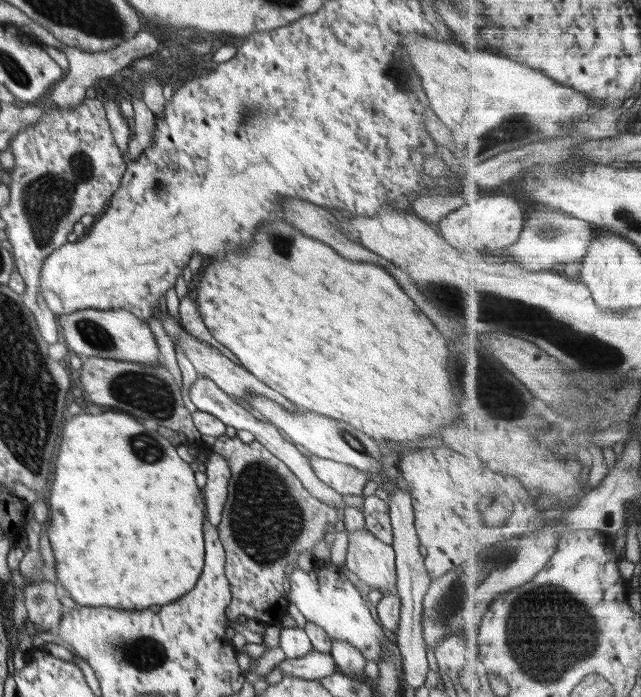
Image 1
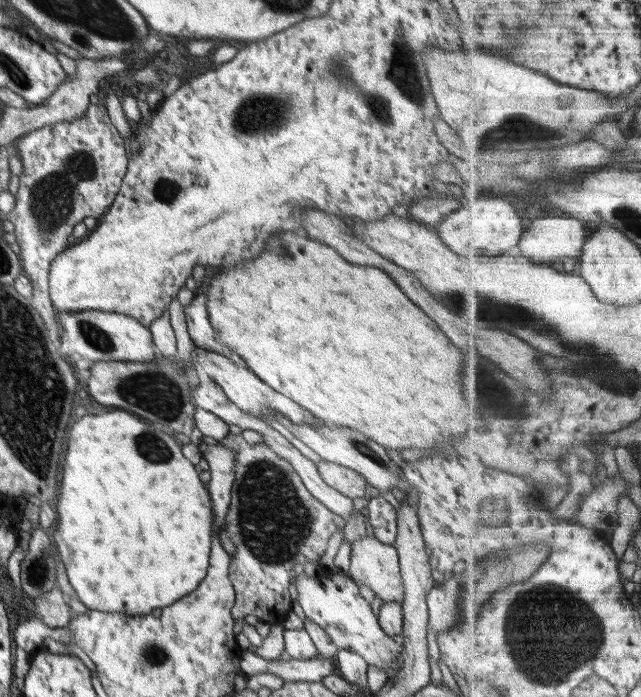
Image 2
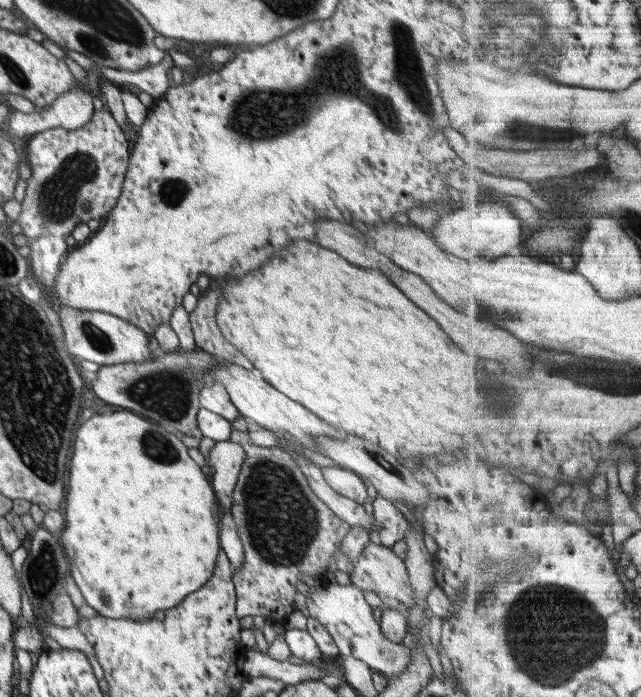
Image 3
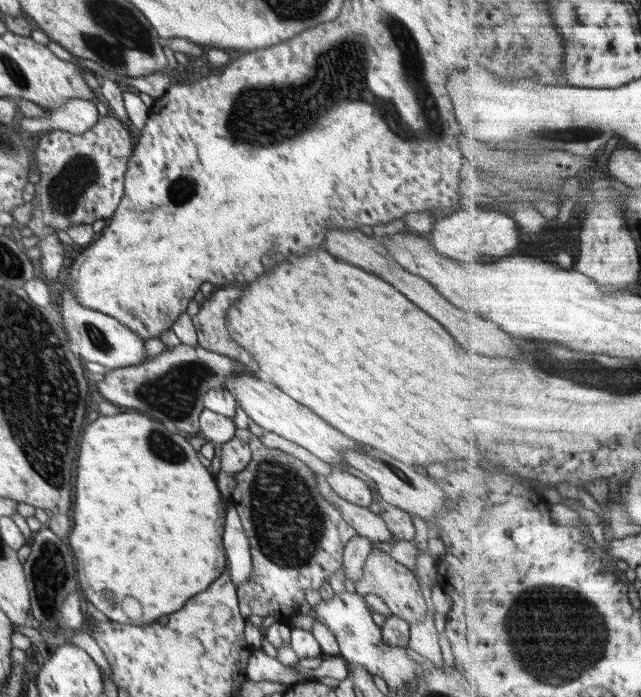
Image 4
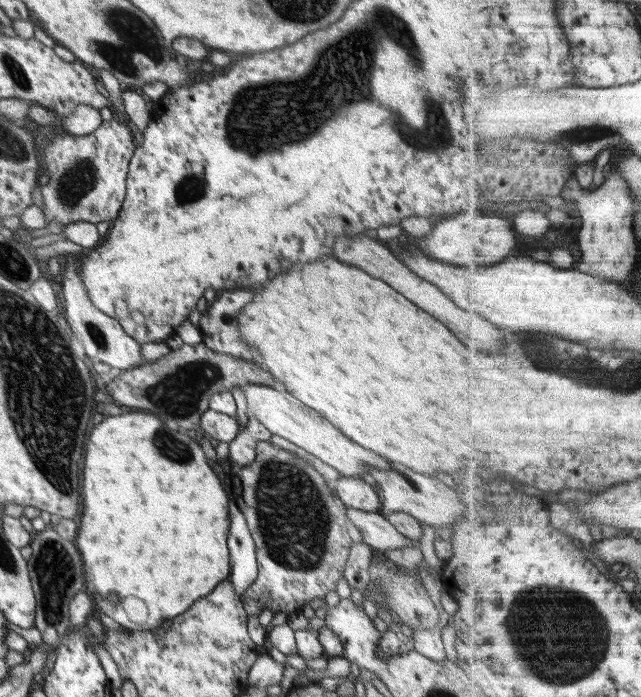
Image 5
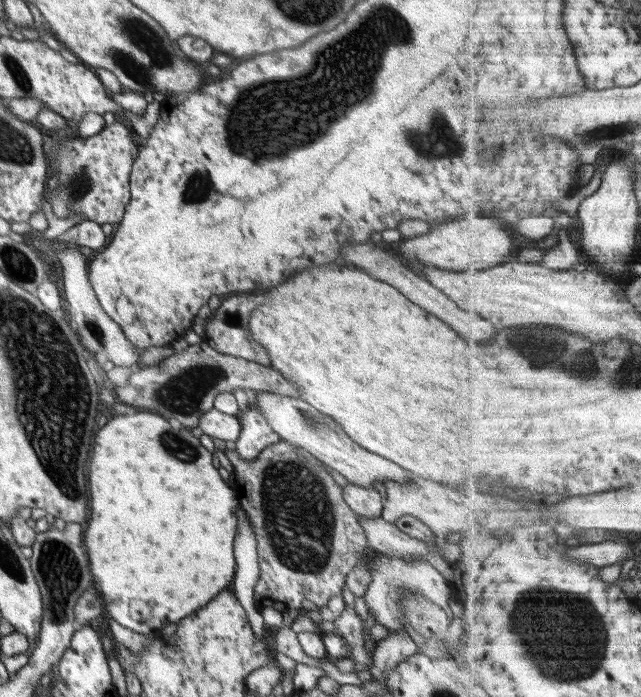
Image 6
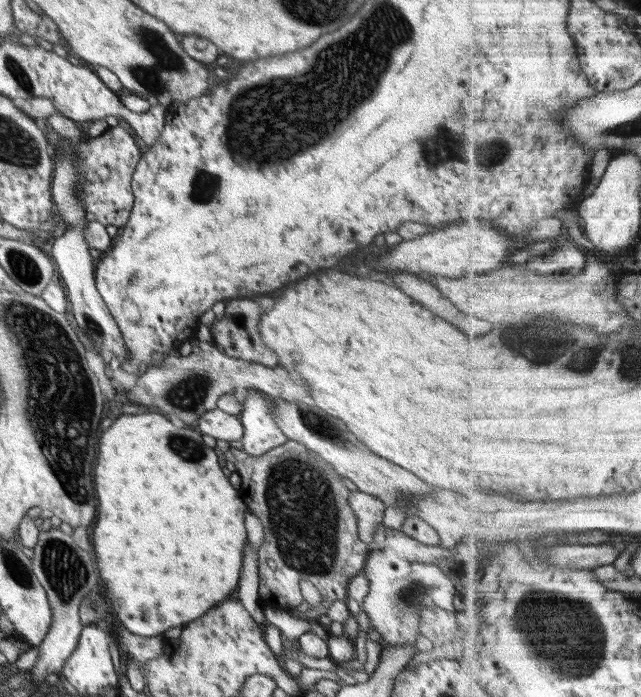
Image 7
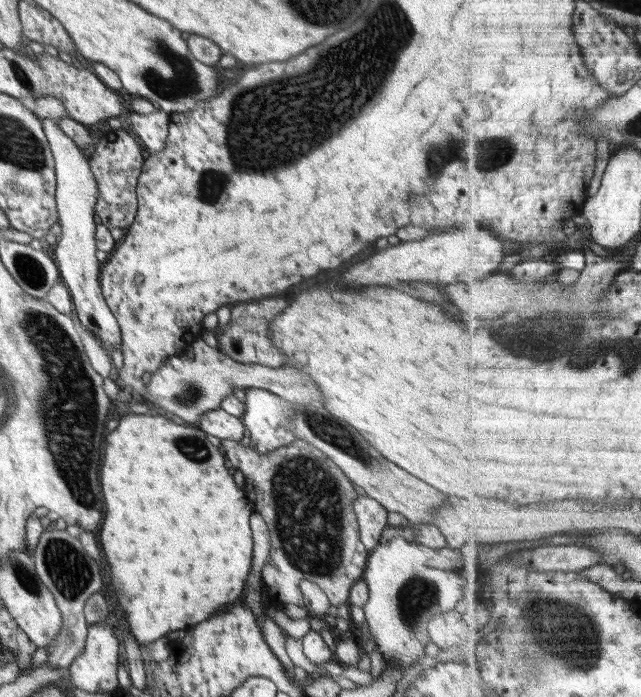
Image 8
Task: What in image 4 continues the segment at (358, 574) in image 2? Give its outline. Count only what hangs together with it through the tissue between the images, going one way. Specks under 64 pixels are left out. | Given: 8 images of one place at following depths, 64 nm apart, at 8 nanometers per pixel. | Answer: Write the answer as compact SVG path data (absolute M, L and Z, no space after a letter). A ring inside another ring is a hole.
M372 548L368 553L362 567L362 577L360 581L355 582L355 589L363 597L367 594L376 594L384 600L394 615L409 623L421 623L428 616L428 606L414 573L380 549Z

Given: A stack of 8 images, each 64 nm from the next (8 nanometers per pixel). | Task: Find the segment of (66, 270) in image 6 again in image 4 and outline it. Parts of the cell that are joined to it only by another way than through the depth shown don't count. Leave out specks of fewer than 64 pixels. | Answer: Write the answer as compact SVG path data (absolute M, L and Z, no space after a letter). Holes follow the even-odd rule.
M65 286L62 295L62 320L68 333L70 345L82 358L83 362L98 363L108 369L136 366L148 360L145 341L128 326L121 324L116 318L98 312L92 308L84 308L70 286Z

